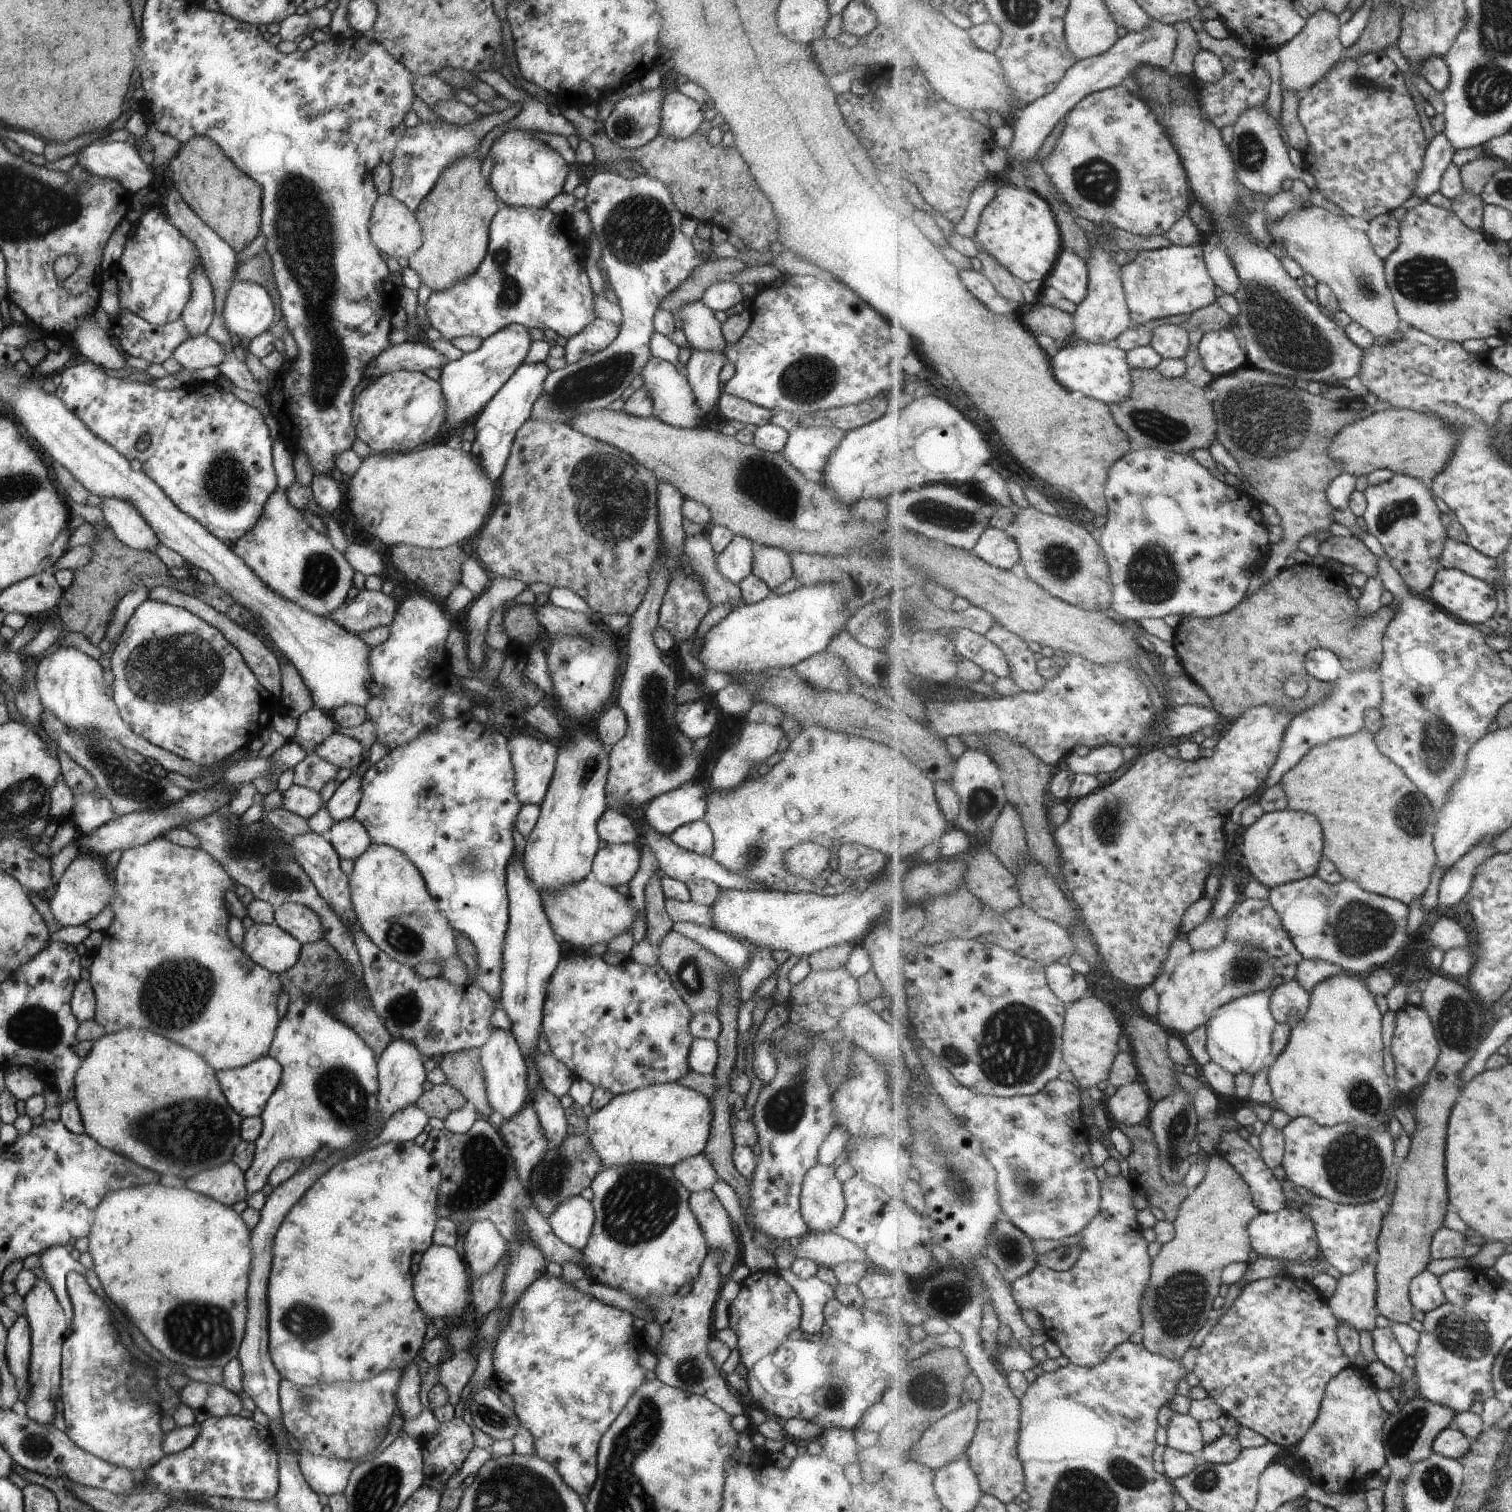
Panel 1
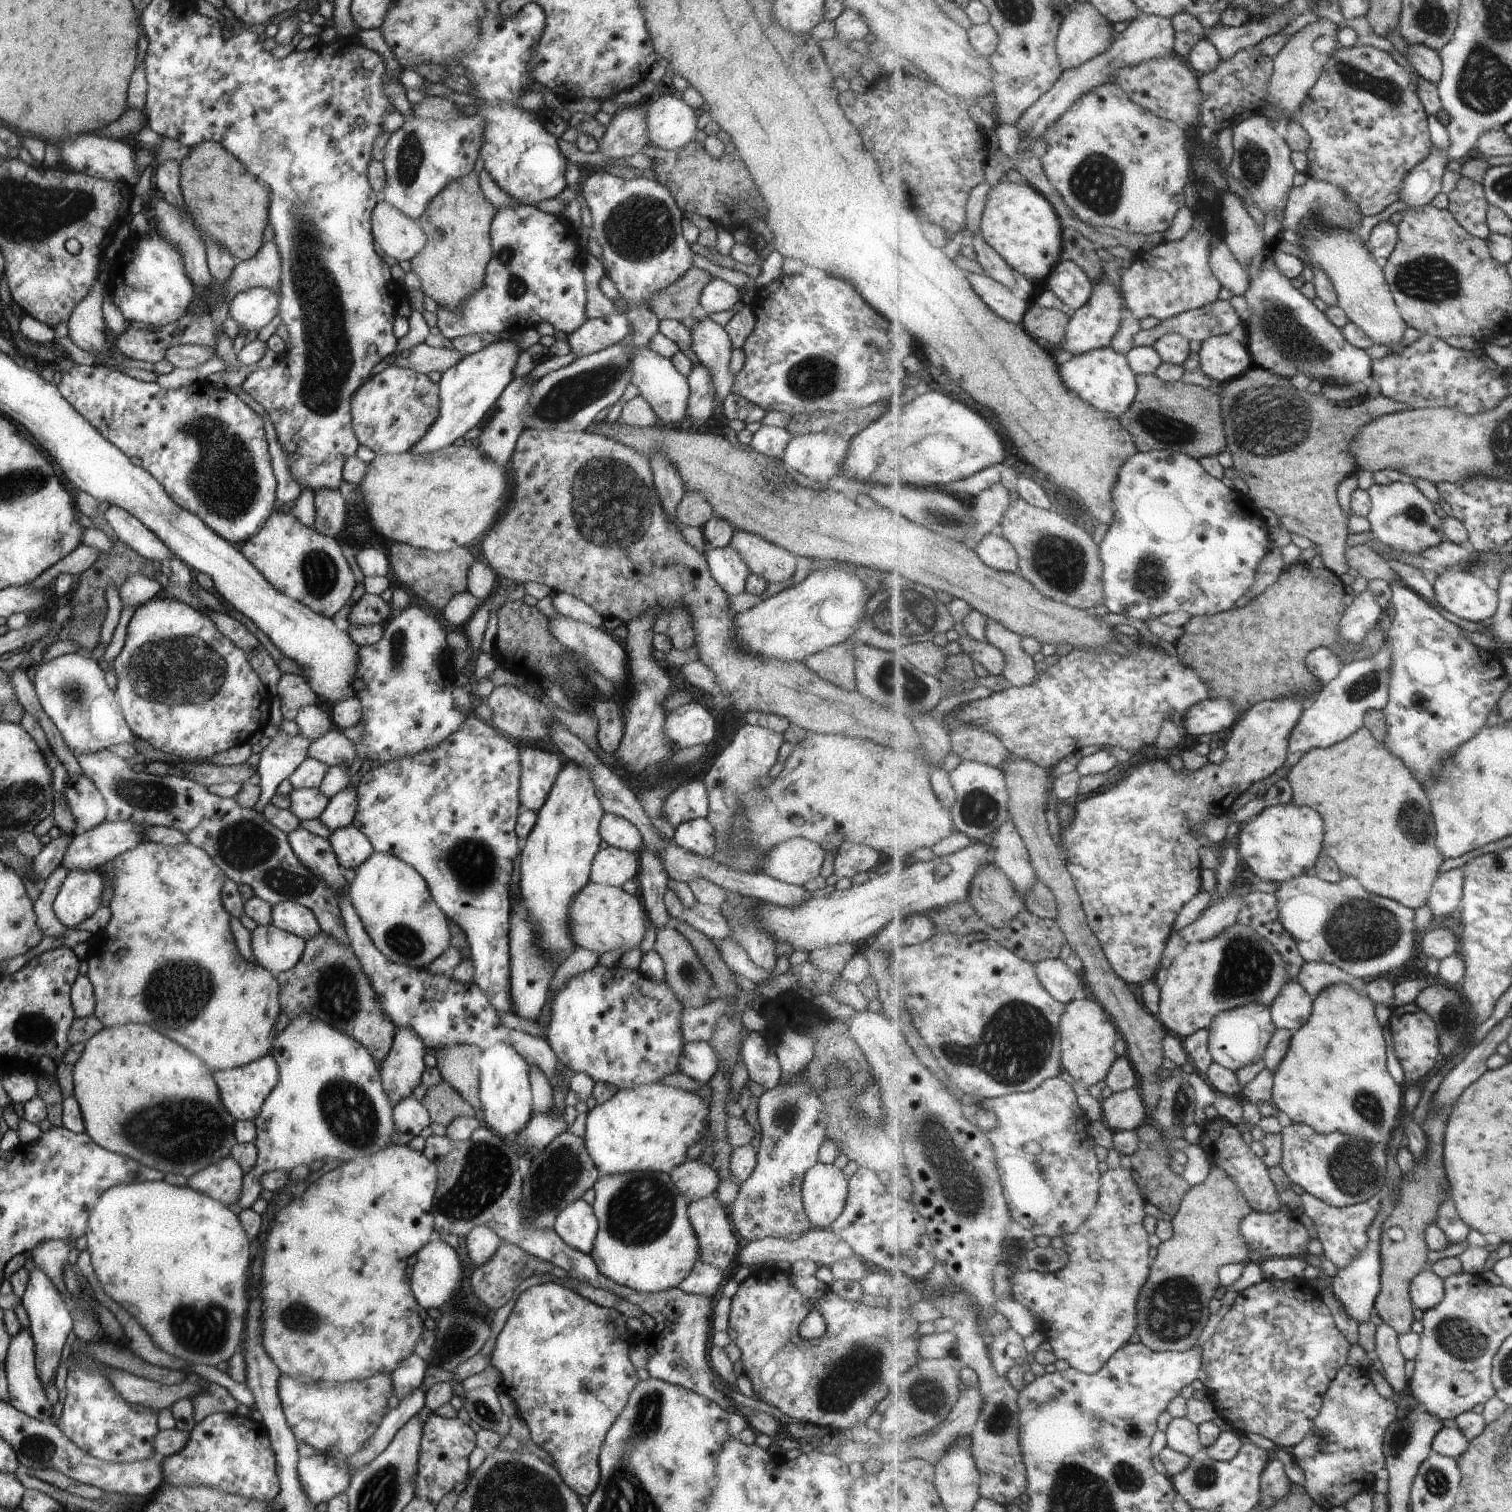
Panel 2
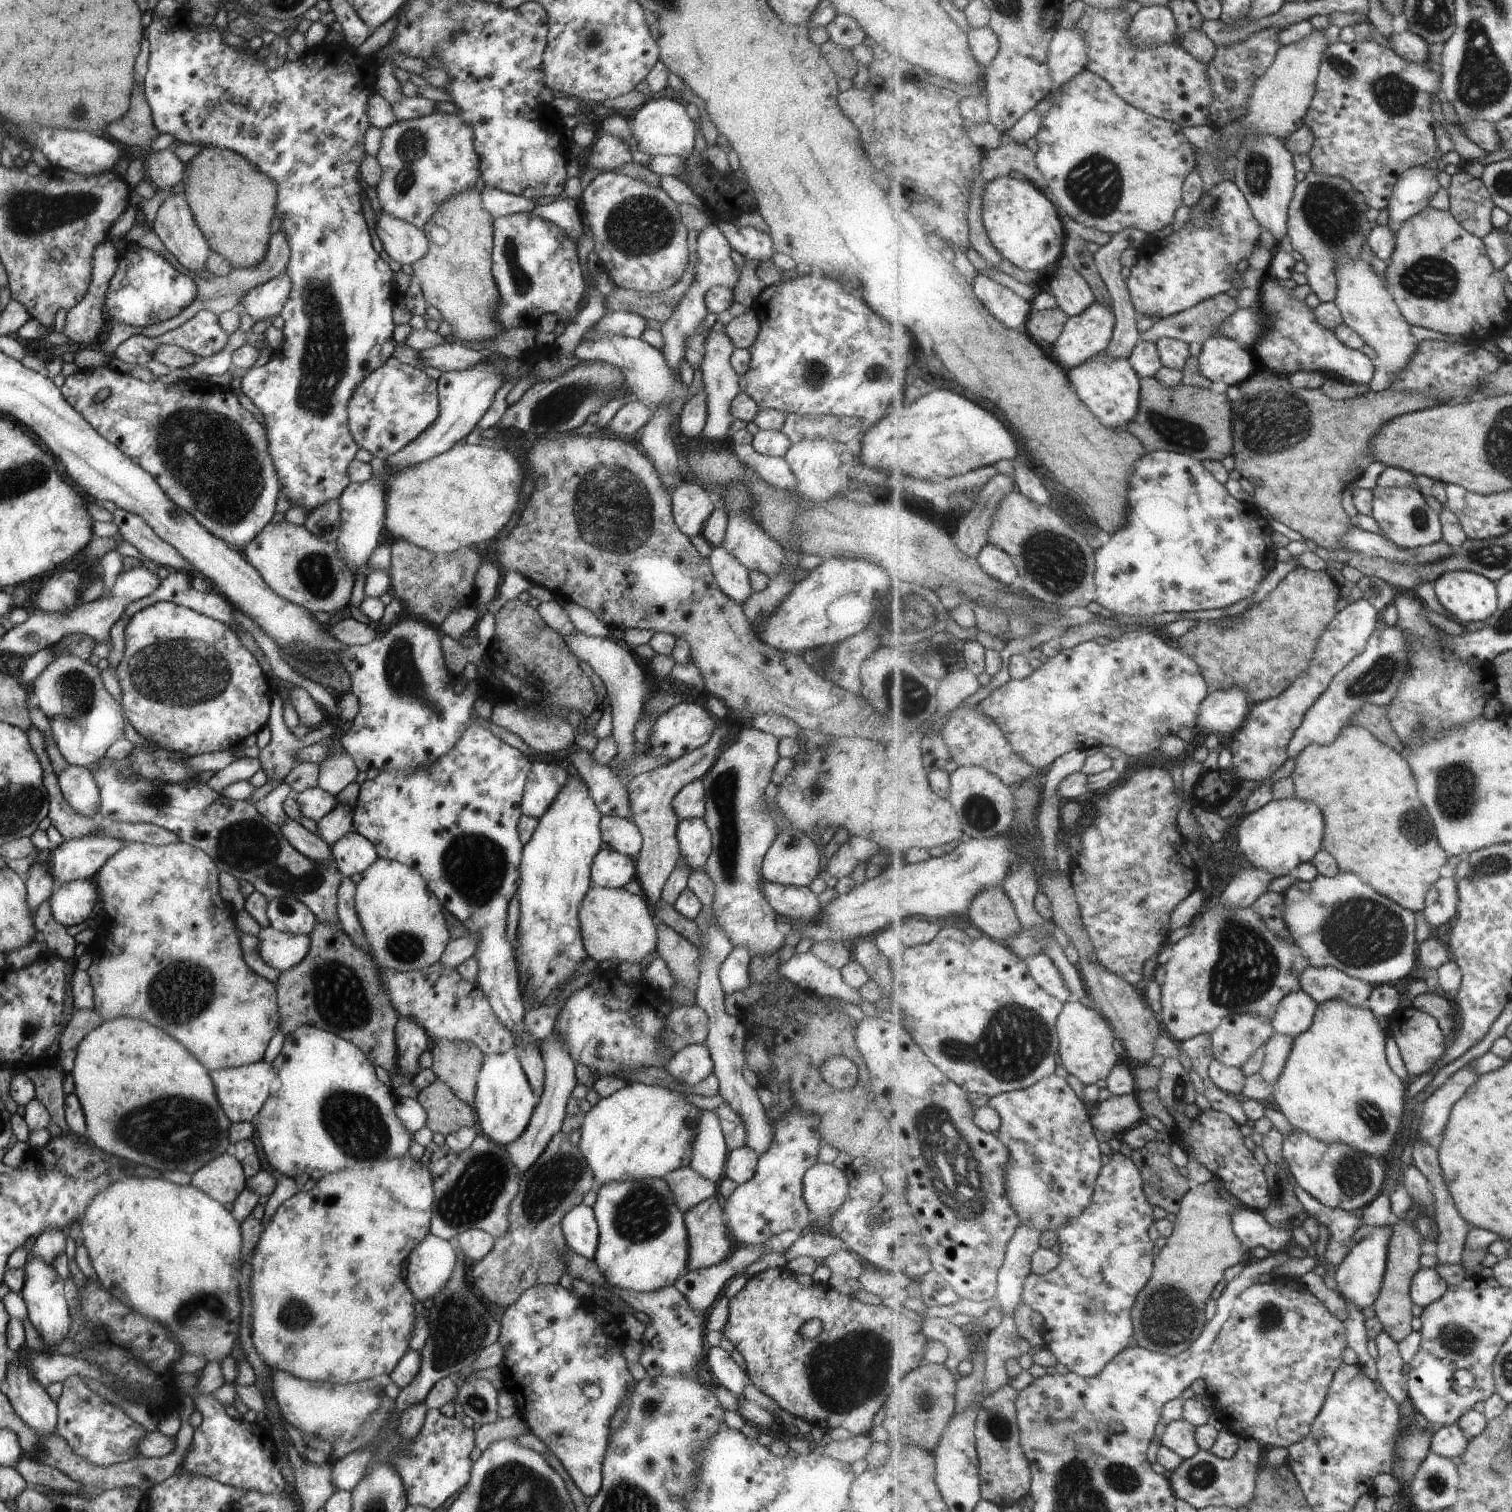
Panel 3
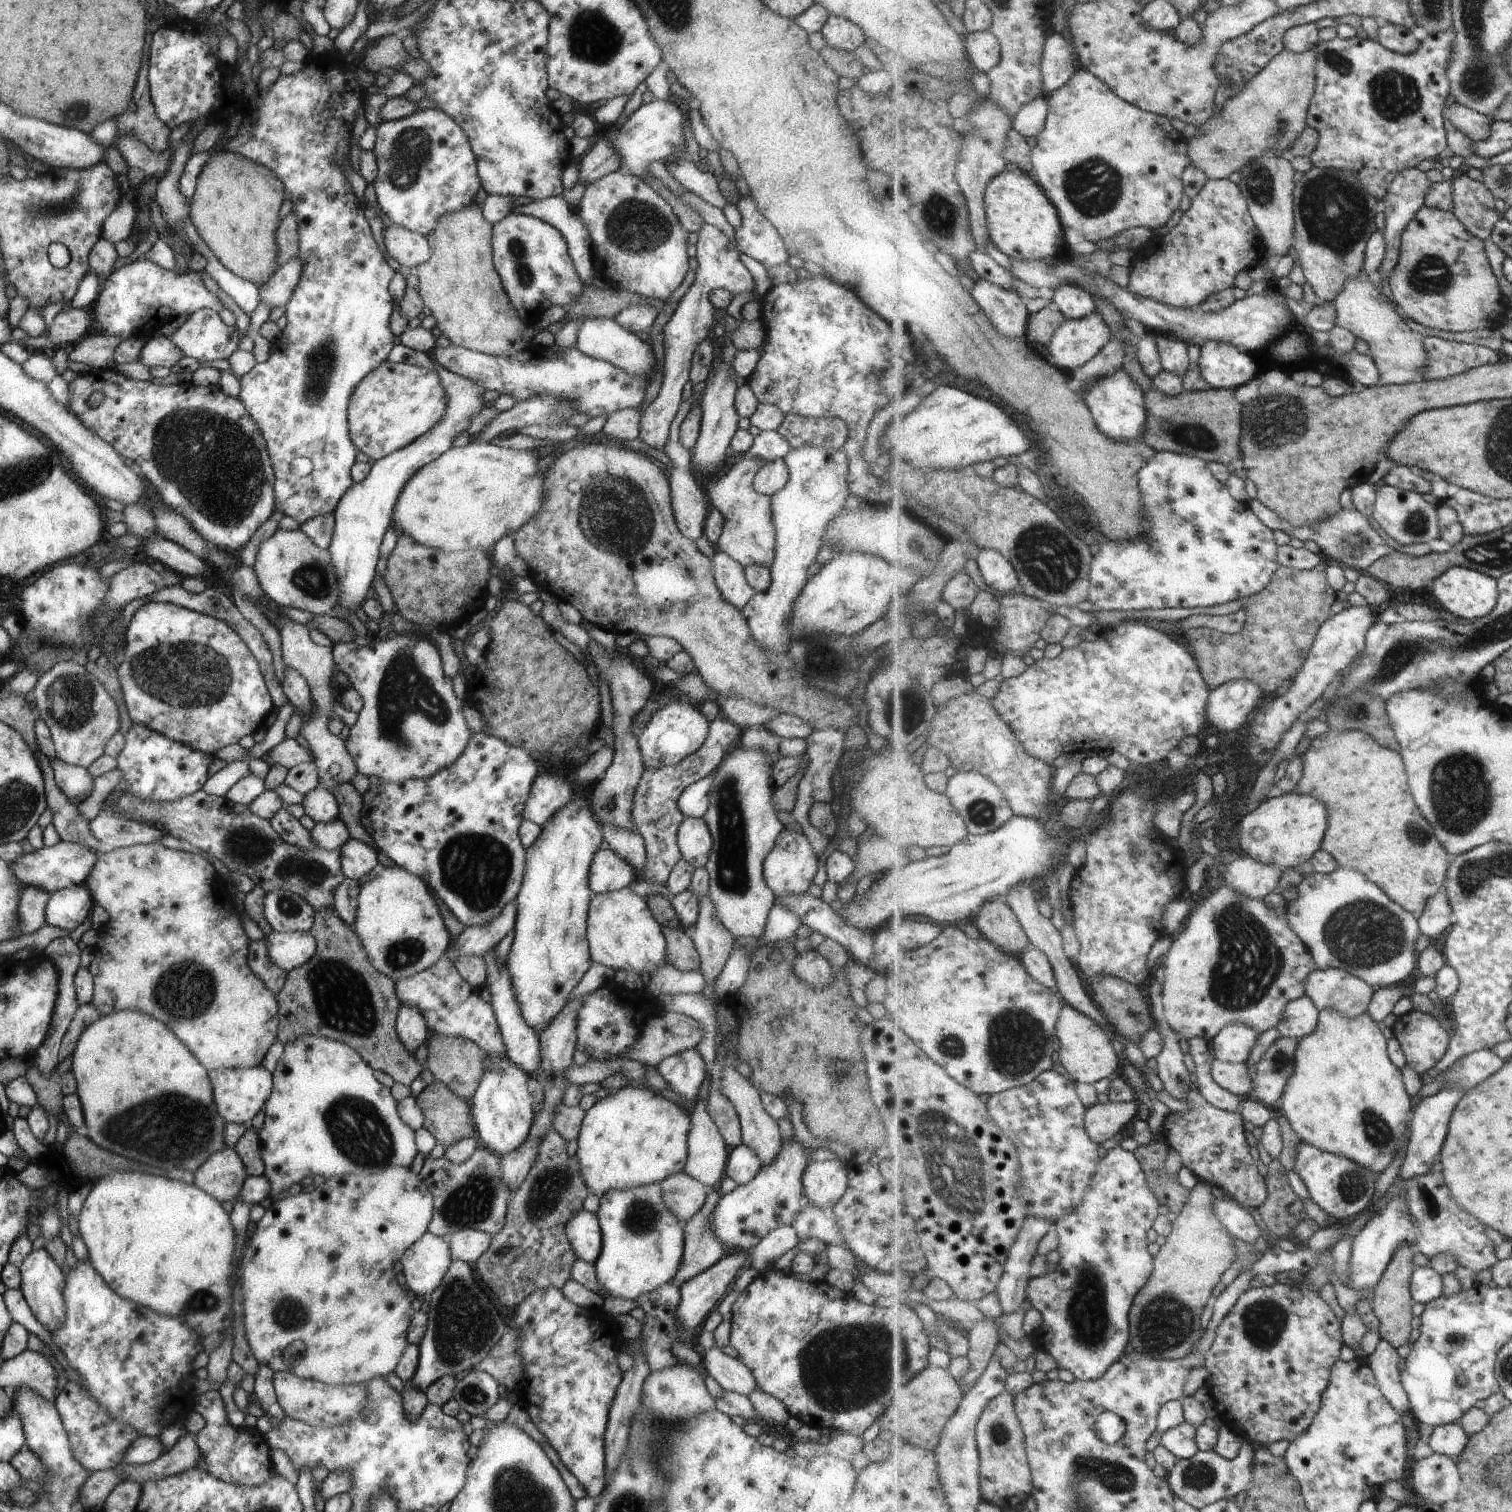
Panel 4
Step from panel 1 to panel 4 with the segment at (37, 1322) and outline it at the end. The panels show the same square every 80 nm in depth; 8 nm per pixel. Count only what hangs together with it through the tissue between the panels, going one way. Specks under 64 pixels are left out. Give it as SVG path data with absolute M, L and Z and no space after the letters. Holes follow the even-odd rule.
M35 1249L23 1258L18 1266L20 1272L19 1290L27 1301L35 1320L47 1332L54 1331L64 1325L64 1300L62 1297L64 1276L56 1262L44 1249Z

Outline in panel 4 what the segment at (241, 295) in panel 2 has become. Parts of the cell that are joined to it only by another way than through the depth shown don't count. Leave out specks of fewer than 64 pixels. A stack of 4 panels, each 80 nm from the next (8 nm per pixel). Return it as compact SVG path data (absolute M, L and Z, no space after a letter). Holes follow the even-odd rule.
M295 256L273 271L272 275L258 286L259 302L267 304L271 309L283 306L295 288L301 265L300 258Z

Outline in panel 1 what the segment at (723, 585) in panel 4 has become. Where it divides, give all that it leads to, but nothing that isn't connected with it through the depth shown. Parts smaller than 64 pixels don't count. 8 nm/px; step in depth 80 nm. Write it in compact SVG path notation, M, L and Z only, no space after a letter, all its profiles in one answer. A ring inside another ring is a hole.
M735 534L731 537L729 544L718 555L715 555L714 563L726 581L737 585L742 578L752 574L752 558L754 551L759 548L760 543L755 543Z

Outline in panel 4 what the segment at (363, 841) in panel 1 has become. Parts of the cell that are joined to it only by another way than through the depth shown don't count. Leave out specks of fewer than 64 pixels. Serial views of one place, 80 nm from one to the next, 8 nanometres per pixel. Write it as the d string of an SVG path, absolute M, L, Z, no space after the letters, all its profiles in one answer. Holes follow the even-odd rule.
M347 839L338 850L343 878L357 881L378 863L376 850L359 839Z

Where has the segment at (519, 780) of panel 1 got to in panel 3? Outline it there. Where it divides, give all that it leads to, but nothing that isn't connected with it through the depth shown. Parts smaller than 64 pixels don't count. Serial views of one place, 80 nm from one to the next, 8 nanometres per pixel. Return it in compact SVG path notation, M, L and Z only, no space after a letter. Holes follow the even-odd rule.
M531 761L526 773L520 811L523 815L535 817L537 820L553 801L553 797L556 797L559 789L562 789L566 773L559 764L541 761Z

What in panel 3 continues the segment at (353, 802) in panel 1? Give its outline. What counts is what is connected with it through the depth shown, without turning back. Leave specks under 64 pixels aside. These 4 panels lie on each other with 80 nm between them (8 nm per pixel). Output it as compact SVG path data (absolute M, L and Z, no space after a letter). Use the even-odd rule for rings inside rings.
M335 803L331 810L328 810L317 821L317 835L329 846L340 839L346 832L351 830L352 808L347 804Z

